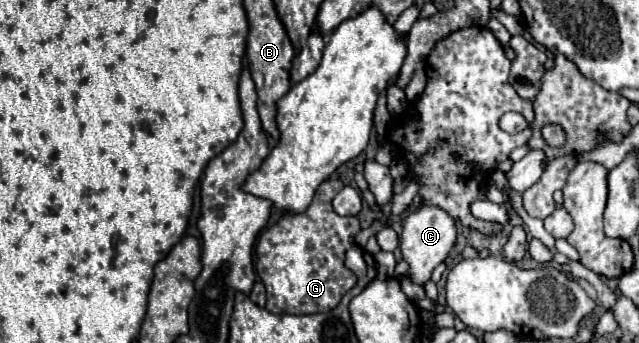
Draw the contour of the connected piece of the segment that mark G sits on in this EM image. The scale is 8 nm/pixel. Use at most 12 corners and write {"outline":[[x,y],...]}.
{"outline":[[324,181],[304,213],[260,235],[268,311],[330,311],[354,287],[342,261],[360,222]]}

